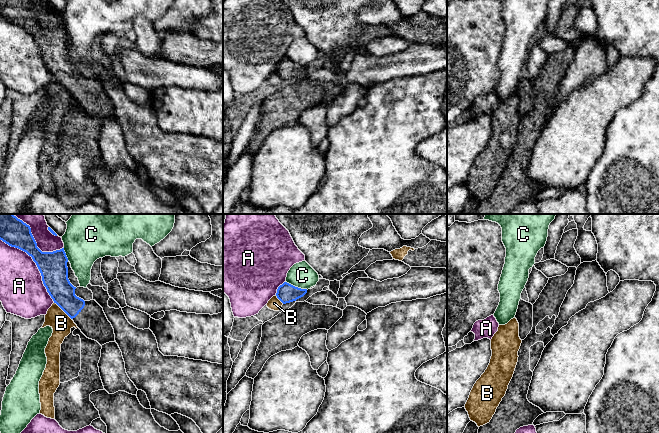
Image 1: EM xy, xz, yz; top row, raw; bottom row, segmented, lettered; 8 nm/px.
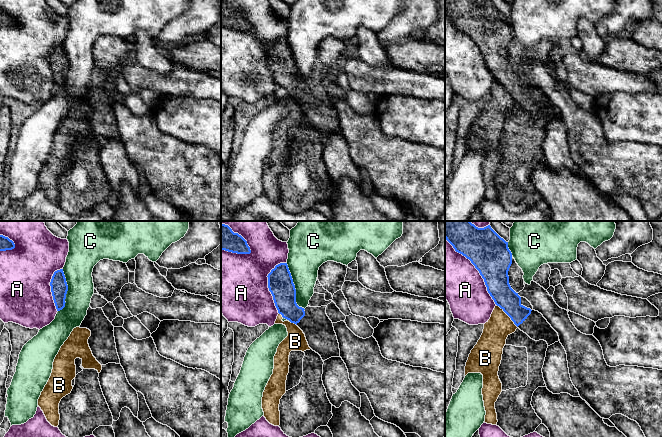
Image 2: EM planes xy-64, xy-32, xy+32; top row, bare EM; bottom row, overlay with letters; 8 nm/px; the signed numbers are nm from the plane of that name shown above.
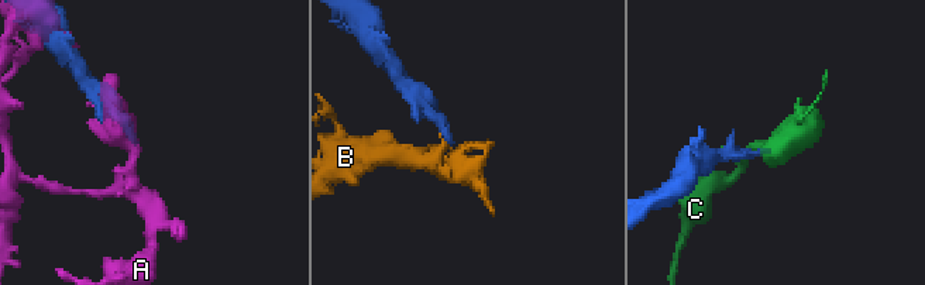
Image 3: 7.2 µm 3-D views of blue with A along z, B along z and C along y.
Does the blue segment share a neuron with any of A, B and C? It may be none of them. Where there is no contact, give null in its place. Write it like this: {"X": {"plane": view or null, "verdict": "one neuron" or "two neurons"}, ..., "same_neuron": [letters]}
{"A": {"plane": "xy", "verdict": "two neurons"}, "B": {"plane": "xy", "verdict": "two neurons"}, "C": {"plane": "xz", "verdict": "two neurons"}, "same_neuron": []}

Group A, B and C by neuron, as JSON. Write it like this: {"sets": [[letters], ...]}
{"sets": [["A"], ["B"], ["C"]]}

